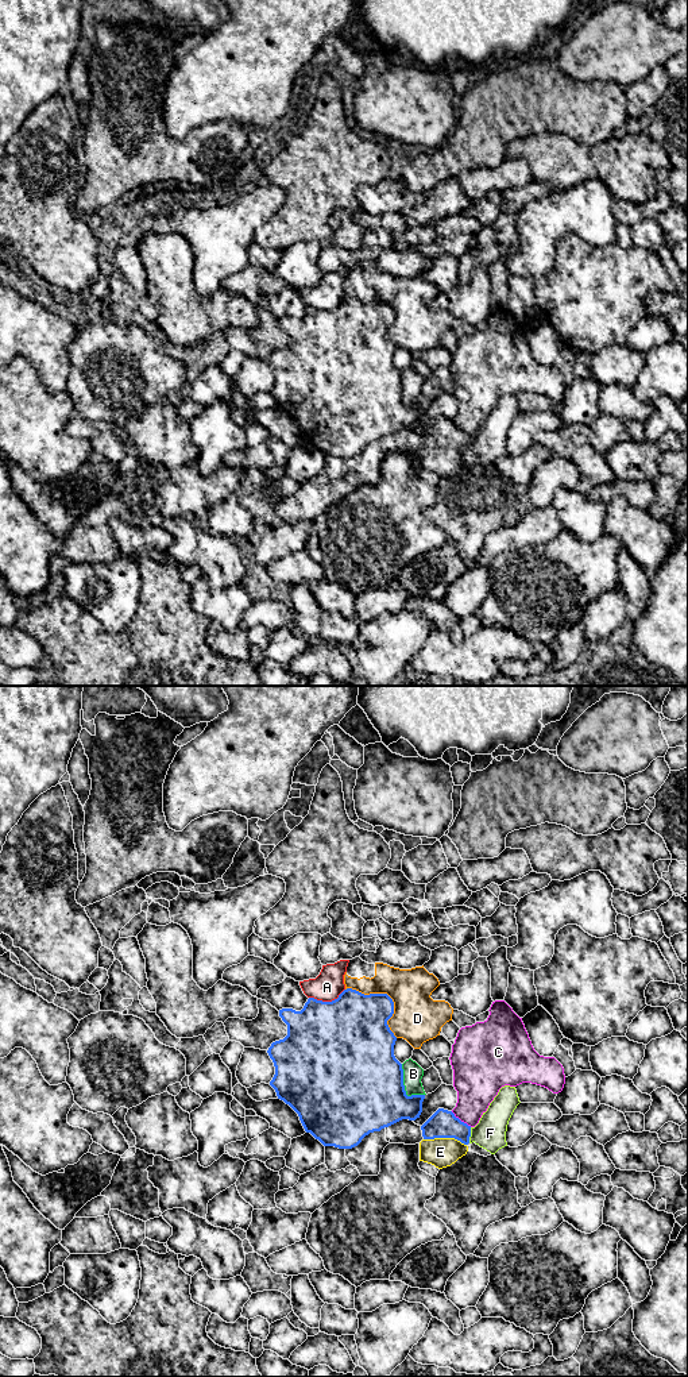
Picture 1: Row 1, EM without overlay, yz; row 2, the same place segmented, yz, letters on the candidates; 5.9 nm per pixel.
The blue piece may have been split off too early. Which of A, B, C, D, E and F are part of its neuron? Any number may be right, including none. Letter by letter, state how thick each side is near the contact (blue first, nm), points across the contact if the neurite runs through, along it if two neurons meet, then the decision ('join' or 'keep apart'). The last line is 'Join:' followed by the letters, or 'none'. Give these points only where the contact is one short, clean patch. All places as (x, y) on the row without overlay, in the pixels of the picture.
A: 500 nm thick on the blue side, 170 nm on the other; keep apart
B: 500 nm thick on the blue side, 120 nm on the other; border along yz (401, 373), (405, 401), (408, 404), (424, 404); keep apart
C: 170 nm thick on the blue side, 260 nm on the other; border along yz (451, 420), (471, 435); keep apart
D: 360 nm thick on the blue side, 300 nm on the other; keep apart
E: 170 nm thick on the blue side, 180 nm on the other; runs through yz (443, 432), (445, 446), (440, 461); join
F: 170 nm thick on the blue side, 190 nm on the other; border along yz (471, 436), (468, 451); keep apart
Join: E

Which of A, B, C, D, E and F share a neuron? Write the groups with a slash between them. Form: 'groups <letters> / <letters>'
groups A / B / C / D / E / F

